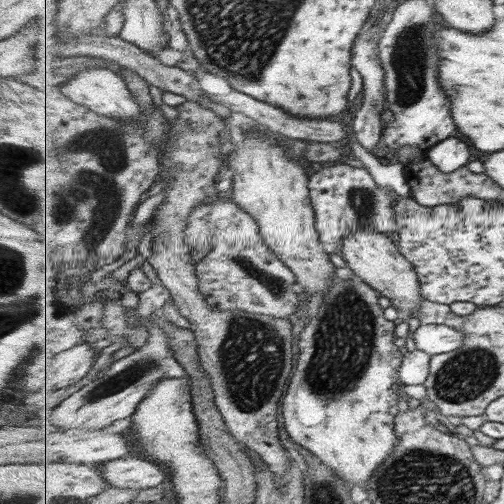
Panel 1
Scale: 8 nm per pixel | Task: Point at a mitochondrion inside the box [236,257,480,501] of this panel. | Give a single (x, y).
(344, 342)

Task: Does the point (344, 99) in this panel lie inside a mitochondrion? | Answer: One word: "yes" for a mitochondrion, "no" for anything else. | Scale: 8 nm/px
no

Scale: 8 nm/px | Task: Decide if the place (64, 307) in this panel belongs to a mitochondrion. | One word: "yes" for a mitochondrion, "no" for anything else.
yes

